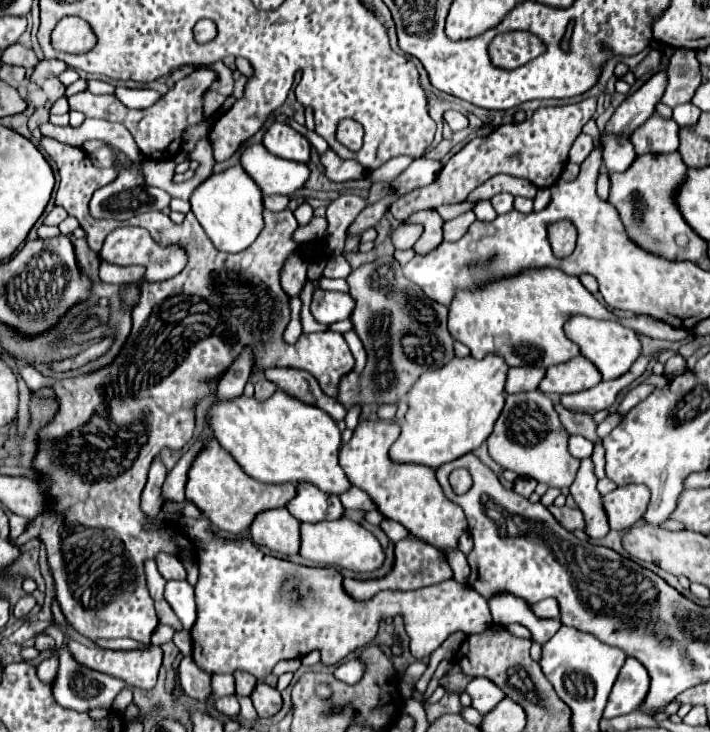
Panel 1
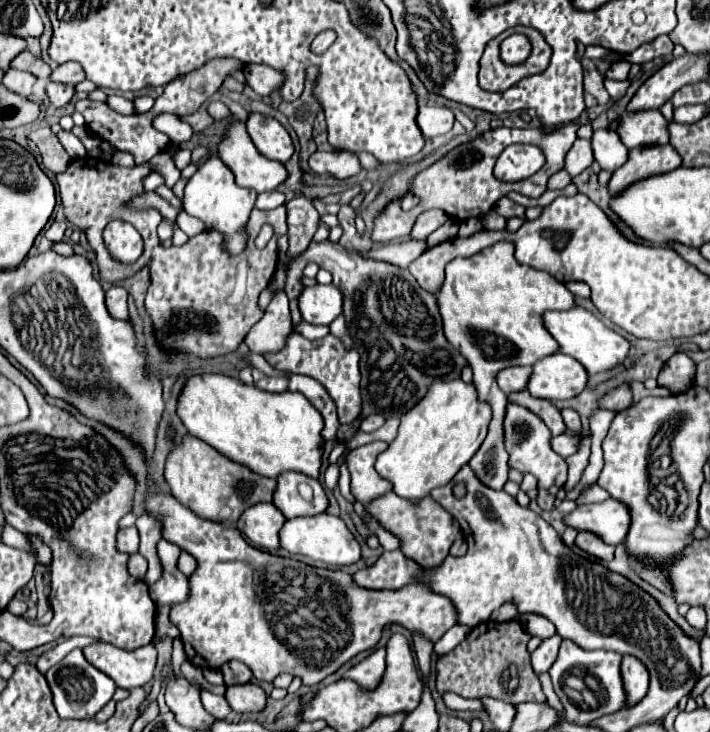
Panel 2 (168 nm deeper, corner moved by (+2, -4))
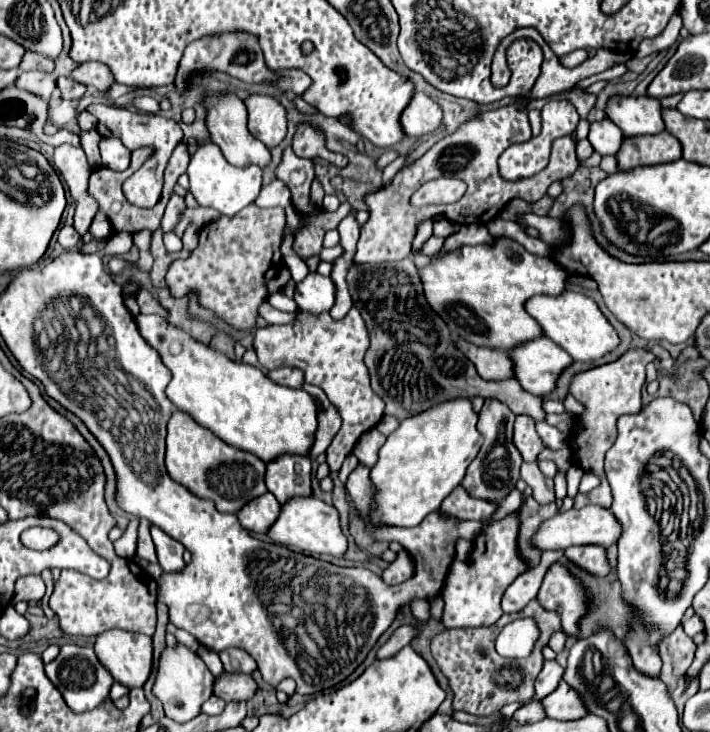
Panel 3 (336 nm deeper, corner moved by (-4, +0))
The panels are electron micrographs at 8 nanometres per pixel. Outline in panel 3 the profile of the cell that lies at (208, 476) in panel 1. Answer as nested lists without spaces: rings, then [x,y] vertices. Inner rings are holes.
[[[175,409],[167,425],[167,455],[165,467],[171,479],[185,485],[193,495],[215,501],[221,513],[237,513],[251,499],[263,495],[265,487],[265,463],[247,451],[235,449],[221,441],[215,433],[201,427],[191,415]]]

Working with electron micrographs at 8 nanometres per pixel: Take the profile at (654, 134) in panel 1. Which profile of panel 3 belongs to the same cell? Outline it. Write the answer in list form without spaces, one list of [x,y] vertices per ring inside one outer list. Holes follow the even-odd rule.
[[[611,97],[605,115],[623,131],[625,137],[655,135],[665,129],[661,119],[661,103],[651,97]]]

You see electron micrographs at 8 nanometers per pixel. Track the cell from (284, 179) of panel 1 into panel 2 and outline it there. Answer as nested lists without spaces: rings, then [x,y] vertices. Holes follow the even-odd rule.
[[[235,123],[229,127],[227,131],[227,137],[221,141],[219,145],[219,157],[223,159],[223,163],[233,171],[235,175],[235,181],[239,187],[247,187],[247,189],[253,189],[257,193],[263,193],[263,191],[275,191],[281,183],[287,181],[289,173],[285,169],[283,163],[279,161],[271,161],[267,157],[263,157],[257,147],[253,145],[251,137],[247,135],[245,131],[245,123]]]

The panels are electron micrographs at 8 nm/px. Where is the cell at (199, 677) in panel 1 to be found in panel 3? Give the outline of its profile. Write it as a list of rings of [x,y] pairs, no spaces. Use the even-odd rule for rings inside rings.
[[[211,695],[211,697],[203,703],[201,713],[205,713],[205,715],[219,715],[219,713],[223,713],[223,707],[225,707],[225,701],[219,699],[219,697],[215,697],[215,695]]]

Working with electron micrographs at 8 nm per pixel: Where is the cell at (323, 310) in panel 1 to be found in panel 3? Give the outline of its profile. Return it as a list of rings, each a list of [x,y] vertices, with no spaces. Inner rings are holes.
[[[317,271],[309,273],[295,287],[295,303],[301,311],[309,311],[315,315],[329,311],[335,303],[335,285],[331,277],[323,277]]]

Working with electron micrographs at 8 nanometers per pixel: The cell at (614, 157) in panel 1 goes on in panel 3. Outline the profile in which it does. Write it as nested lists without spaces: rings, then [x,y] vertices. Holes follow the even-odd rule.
[[[603,119],[603,121],[591,123],[587,139],[589,139],[589,143],[593,145],[593,149],[599,155],[615,155],[619,151],[619,147],[621,147],[623,133],[613,121]]]

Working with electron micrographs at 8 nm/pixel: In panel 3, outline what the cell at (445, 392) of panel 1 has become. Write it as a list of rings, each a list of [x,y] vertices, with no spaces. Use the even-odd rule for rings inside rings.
[[[467,399],[447,401],[417,417],[403,419],[387,437],[371,469],[371,483],[377,493],[369,507],[369,523],[375,527],[415,527],[429,513],[437,511],[443,499],[463,481],[469,463],[483,445],[475,425],[477,413]]]

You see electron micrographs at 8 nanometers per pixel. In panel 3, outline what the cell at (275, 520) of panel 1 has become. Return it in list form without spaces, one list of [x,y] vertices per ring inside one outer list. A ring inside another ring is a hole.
[[[265,493],[263,497],[255,497],[255,501],[243,505],[237,517],[245,529],[255,533],[267,533],[271,523],[279,517],[279,511],[281,511],[281,503],[271,493]]]

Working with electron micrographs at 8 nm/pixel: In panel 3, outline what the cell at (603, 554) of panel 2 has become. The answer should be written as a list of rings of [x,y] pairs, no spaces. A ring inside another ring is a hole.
[[[583,545],[583,547],[569,547],[565,557],[575,563],[577,567],[589,571],[595,577],[605,577],[609,573],[605,549],[599,545]]]

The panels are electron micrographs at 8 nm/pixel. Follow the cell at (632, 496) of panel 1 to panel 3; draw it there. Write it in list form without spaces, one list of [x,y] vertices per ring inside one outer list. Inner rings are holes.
[[[587,505],[583,509],[569,509],[565,513],[557,513],[555,517],[543,521],[543,525],[539,525],[537,533],[533,535],[531,543],[533,547],[541,549],[541,551],[565,551],[567,547],[573,545],[613,545],[617,543],[621,535],[621,525],[617,523],[617,519],[613,517],[613,513],[609,509],[597,507],[597,505]]]

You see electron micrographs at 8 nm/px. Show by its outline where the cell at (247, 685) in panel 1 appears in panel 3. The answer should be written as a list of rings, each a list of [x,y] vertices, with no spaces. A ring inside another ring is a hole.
[[[225,649],[221,655],[223,669],[231,673],[253,673],[257,669],[255,661],[243,649]]]

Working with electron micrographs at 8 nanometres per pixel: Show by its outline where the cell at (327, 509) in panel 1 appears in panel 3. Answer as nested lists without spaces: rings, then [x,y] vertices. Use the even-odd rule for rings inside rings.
[[[281,455],[267,463],[267,489],[279,503],[295,495],[311,495],[311,459],[299,455]]]

